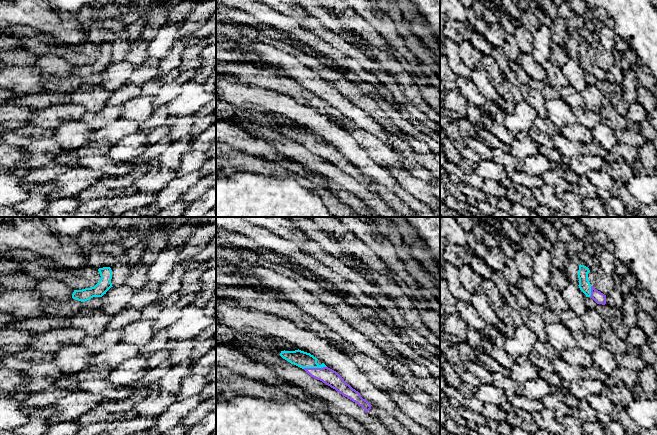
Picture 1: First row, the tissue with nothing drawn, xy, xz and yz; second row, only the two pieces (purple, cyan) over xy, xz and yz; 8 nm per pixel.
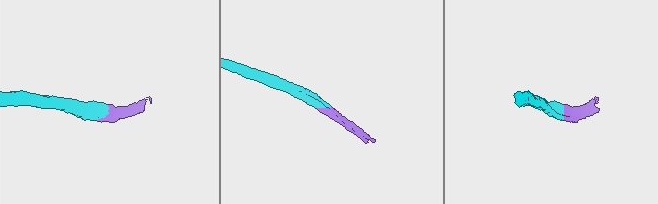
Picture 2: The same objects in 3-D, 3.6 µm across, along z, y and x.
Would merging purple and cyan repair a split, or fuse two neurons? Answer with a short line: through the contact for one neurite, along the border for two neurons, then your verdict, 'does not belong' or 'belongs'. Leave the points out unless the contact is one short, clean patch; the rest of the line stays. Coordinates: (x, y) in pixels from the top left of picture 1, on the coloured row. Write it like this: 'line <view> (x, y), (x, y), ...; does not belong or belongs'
belongs

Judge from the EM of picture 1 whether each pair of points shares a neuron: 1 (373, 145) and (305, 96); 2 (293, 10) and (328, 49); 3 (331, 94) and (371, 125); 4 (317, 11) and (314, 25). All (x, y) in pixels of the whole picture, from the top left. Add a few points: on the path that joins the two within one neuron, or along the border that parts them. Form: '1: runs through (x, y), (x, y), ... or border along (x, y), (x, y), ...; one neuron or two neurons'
1: runs through (356, 131), (322, 106); one neuron
2: border along (277, 10), (291, 15), (298, 22); two neurons
3: runs through (341, 103), (361, 118); one neuron
4: border along (313, 16), (321, 21); two neurons

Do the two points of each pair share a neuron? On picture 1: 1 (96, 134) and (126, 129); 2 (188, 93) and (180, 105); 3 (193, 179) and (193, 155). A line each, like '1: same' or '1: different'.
1: same
2: same
3: different

